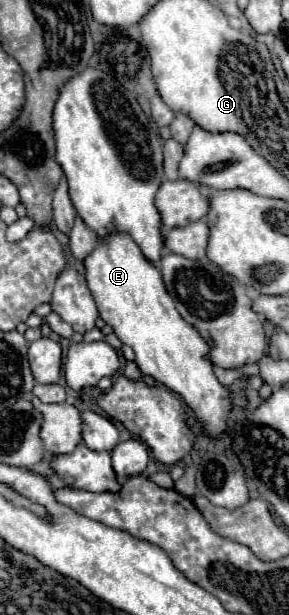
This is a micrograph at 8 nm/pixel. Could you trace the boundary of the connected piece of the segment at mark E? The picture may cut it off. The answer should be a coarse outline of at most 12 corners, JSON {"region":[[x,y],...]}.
{"region":[[129,233],[83,267],[101,319],[209,435],[231,407],[209,345]]}

